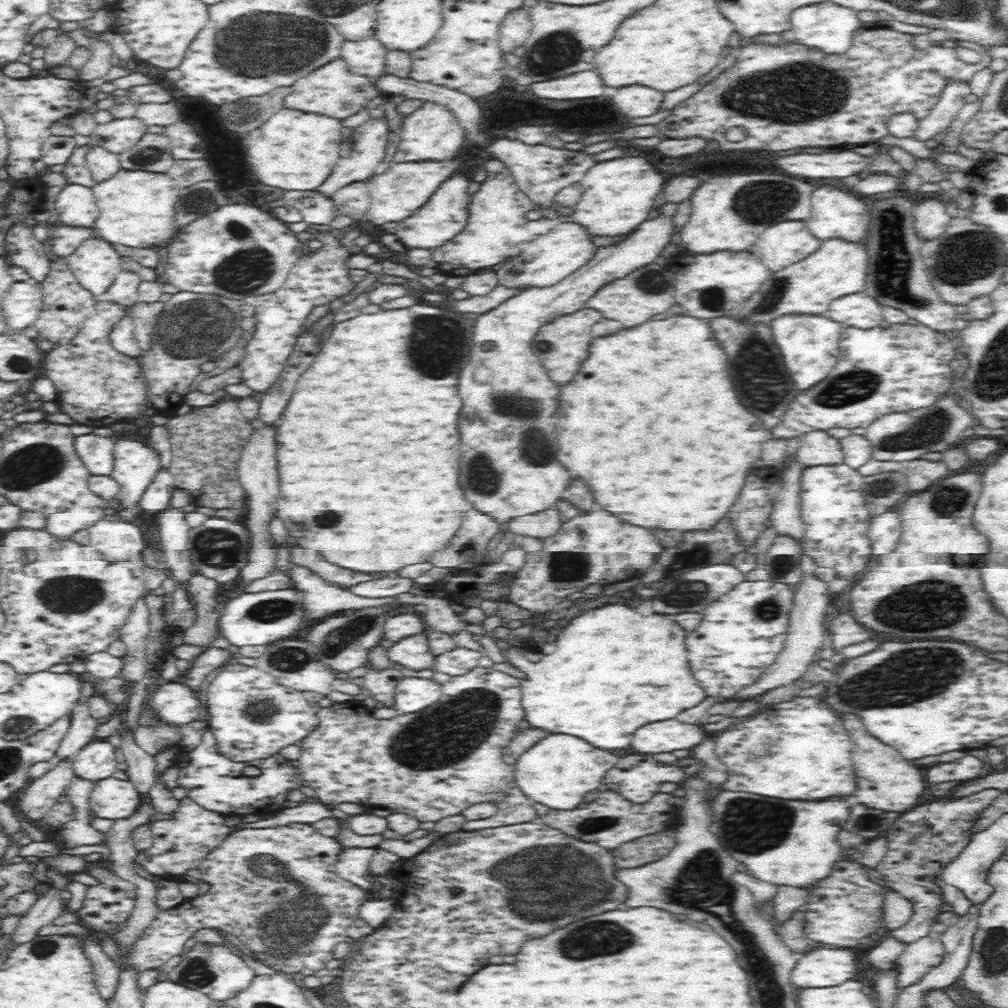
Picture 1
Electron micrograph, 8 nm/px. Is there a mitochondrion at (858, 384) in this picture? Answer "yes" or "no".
yes

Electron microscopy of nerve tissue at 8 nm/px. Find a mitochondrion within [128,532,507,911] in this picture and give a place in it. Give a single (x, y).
(446, 734)

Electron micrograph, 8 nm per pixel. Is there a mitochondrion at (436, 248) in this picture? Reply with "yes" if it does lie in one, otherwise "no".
no

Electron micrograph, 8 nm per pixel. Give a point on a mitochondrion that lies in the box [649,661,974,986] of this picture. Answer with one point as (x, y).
(749, 826)

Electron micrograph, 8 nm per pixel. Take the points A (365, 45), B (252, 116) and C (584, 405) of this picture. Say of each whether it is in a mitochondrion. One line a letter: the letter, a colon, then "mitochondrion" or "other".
A: other
B: mitochondrion
C: other

